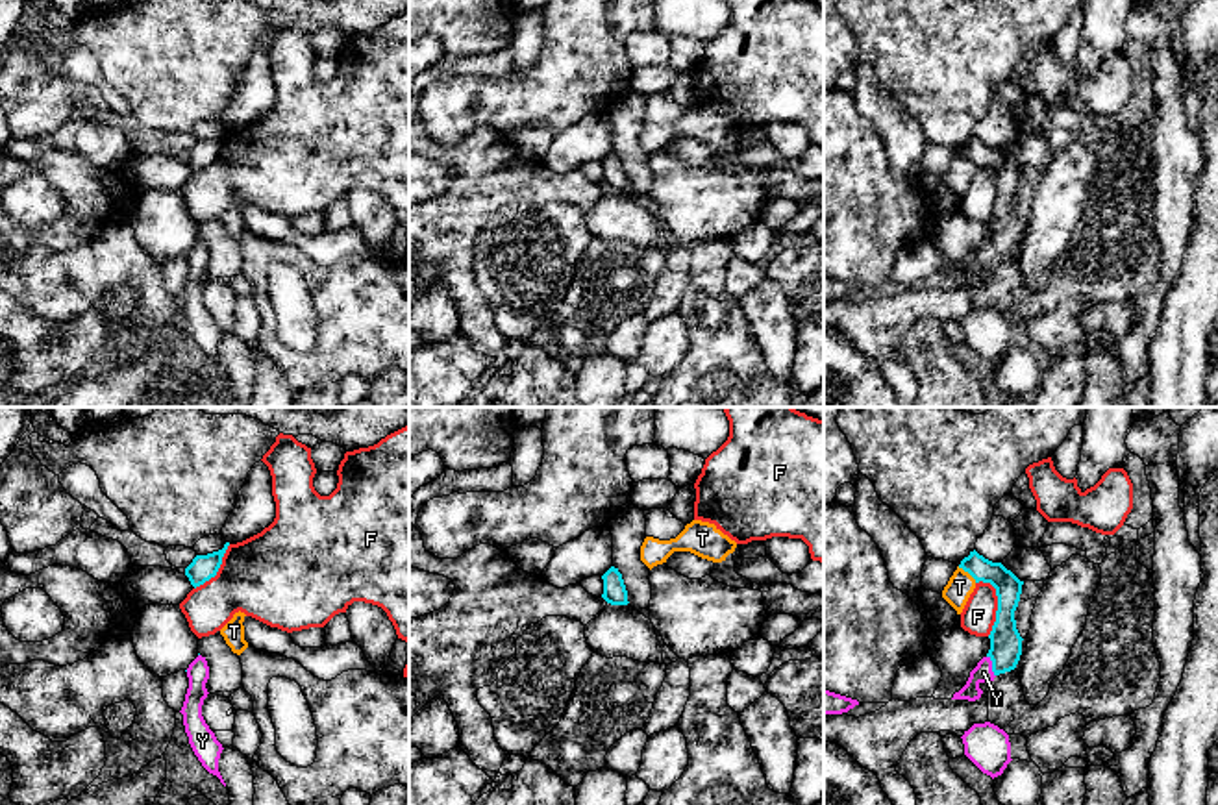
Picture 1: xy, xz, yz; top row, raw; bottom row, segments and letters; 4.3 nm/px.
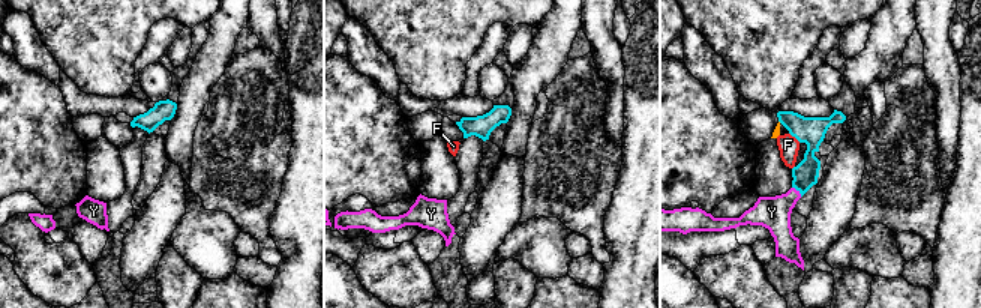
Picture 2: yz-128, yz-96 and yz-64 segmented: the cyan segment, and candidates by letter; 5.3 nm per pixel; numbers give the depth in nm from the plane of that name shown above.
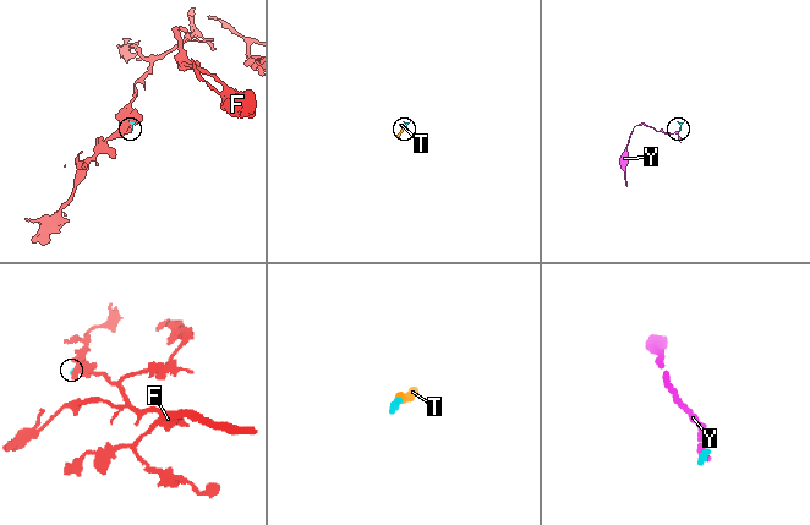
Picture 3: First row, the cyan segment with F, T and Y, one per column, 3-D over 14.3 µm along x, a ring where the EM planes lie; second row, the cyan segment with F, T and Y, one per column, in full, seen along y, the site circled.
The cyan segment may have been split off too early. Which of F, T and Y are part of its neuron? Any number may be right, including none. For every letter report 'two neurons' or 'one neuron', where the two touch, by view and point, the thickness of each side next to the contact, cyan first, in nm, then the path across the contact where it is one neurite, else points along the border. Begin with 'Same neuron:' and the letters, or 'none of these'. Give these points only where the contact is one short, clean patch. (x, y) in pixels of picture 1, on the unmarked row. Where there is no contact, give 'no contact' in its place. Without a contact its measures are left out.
Same neuron: Y
F: two neurons; contact yz (998, 191); calibres 140 and 150 nm; border yz (980, 165), (987, 167), (996, 182), (996, 206), (987, 221)
T: two neurons; contact yz (967, 156); calibres 110 and 120 nm; border yz (957, 152), (976, 167)
Y: one neuron; contact yz (993, 252); calibres 140 and 80 nm; way yz (1006, 230), (1006, 237), (993, 252), (983, 258)

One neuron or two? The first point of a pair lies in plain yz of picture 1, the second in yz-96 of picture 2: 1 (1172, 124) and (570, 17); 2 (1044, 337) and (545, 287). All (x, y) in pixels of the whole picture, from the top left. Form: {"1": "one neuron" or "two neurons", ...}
{"1": "two neurons", "2": "two neurons"}

